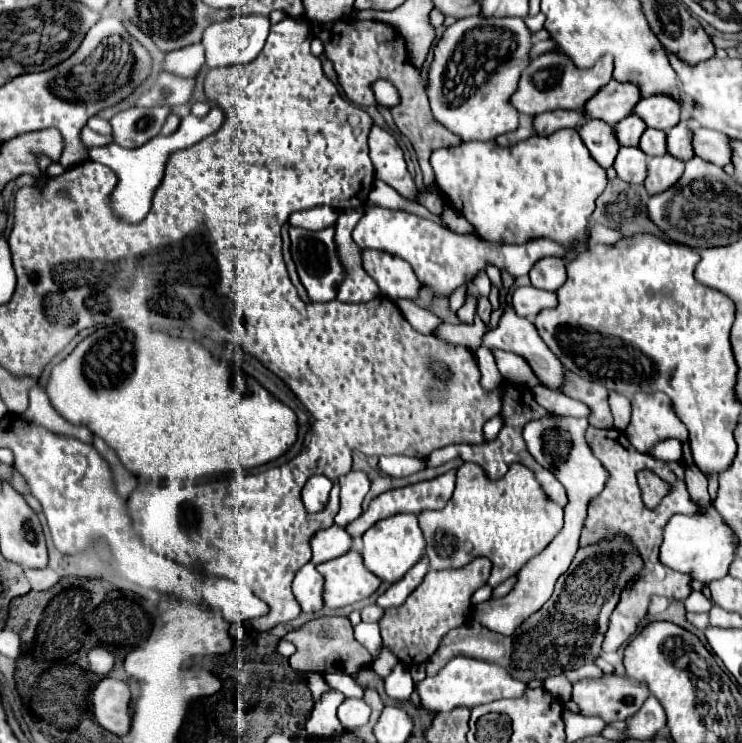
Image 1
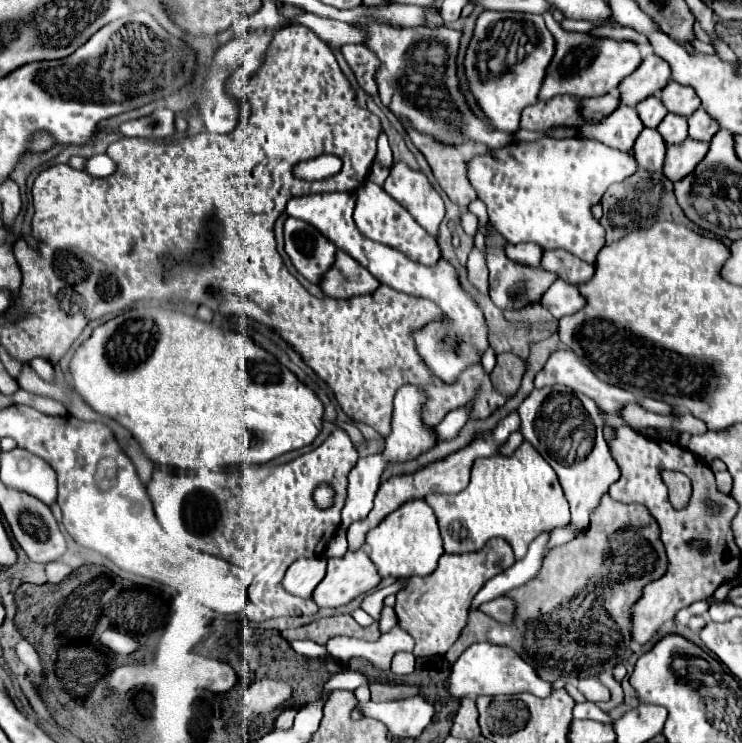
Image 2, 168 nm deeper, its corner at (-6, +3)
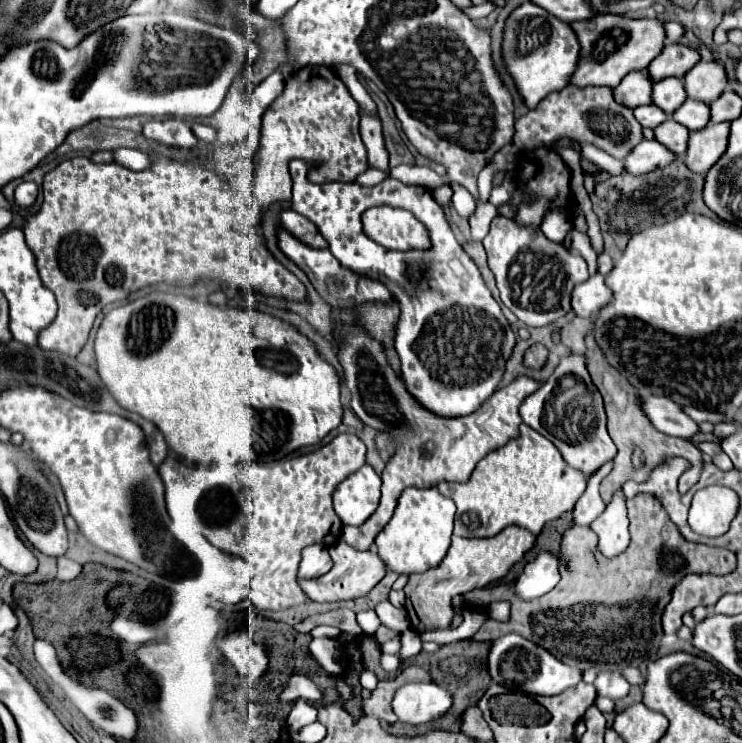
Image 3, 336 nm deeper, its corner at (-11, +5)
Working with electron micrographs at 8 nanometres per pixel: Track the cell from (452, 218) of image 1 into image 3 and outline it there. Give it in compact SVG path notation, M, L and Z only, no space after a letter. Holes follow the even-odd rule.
M553 211L545 215L545 237L553 243L563 243L563 239L567 237L571 229L571 221L567 213L561 211Z

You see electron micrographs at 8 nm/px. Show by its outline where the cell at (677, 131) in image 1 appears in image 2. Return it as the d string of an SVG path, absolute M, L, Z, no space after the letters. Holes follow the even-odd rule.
M698 109L690 119L688 119L688 125L690 125L690 137L698 139L698 141L710 141L716 131L720 129L716 119L712 119L706 111Z

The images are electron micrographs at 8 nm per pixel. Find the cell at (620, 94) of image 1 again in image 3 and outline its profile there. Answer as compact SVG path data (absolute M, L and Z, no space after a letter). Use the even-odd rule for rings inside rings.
M679 43L667 45L659 53L659 57L651 61L651 65L647 67L647 73L651 73L653 83L665 77L683 77L699 59L701 59L699 51L687 45L679 45Z

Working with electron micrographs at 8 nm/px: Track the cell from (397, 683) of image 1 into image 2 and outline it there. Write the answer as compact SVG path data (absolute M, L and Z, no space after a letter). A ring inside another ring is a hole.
M400 651L392 657L392 673L394 675L410 675L414 671L414 655Z

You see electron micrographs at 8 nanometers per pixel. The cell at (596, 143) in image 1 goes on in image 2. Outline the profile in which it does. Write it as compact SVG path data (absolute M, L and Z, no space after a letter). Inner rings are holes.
M622 105L614 115L608 115L596 125L586 125L580 129L588 139L598 139L606 143L608 147L618 147L618 149L632 149L636 137L644 129L638 111L634 107Z

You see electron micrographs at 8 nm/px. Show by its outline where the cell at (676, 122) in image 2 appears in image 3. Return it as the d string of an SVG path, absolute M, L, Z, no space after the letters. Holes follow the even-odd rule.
M687 99L671 117L679 121L683 127L687 127L689 131L697 131L709 123L709 105Z

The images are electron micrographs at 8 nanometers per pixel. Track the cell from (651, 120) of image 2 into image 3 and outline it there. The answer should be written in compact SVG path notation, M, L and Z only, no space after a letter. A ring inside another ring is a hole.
M667 77L659 83L653 85L653 93L651 93L651 103L659 105L659 109L663 109L665 113L671 113L683 105L683 101L687 99L685 89L681 79L677 77Z

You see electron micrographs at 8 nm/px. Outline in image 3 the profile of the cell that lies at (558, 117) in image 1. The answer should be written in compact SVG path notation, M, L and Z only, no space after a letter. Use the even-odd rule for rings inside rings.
M647 71L629 73L613 89L615 101L619 101L619 105L627 105L631 109L635 109L639 105L649 105L651 103L651 87L653 87L653 83L651 83Z

